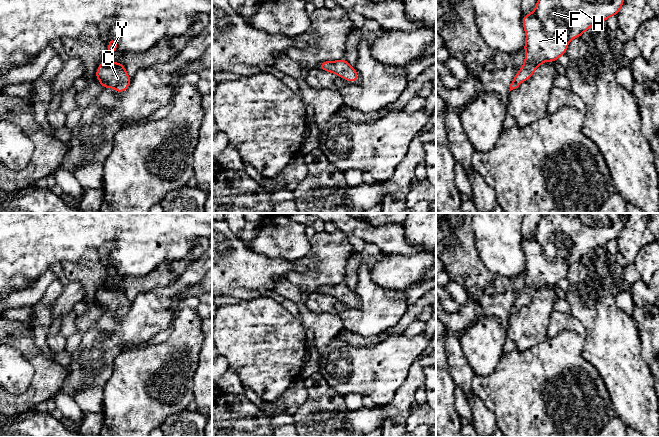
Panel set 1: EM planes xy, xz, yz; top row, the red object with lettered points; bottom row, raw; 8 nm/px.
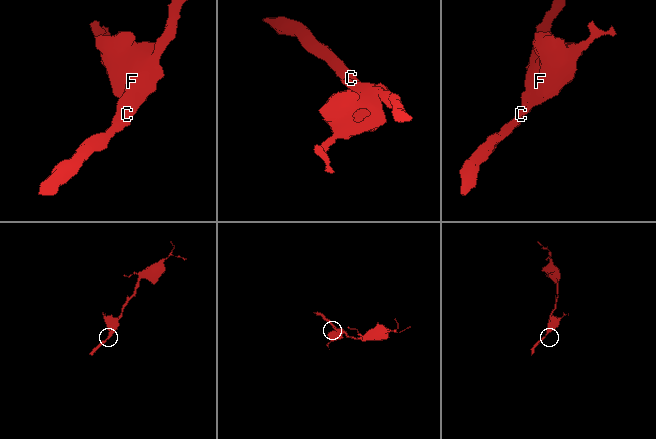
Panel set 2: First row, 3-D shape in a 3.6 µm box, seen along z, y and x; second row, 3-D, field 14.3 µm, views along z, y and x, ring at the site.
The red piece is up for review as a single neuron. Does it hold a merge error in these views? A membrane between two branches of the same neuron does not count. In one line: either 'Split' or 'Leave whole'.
Leave whole

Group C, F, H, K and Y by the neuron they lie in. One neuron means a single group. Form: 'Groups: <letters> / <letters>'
Groups: C F H K Y

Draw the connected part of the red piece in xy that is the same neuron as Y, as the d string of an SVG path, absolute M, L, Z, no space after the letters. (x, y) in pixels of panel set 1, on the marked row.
M111 38L108 41L108 53L97 68L95 75L103 89L111 87L118 93L123 93L129 87L132 77L127 74L123 62L113 63L109 59L116 50L118 50L117 40Z

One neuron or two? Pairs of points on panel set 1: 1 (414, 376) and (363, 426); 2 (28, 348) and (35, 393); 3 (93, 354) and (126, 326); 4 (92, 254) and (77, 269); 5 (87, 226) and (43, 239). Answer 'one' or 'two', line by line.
1: one
2: one
3: one
4: one
5: one

